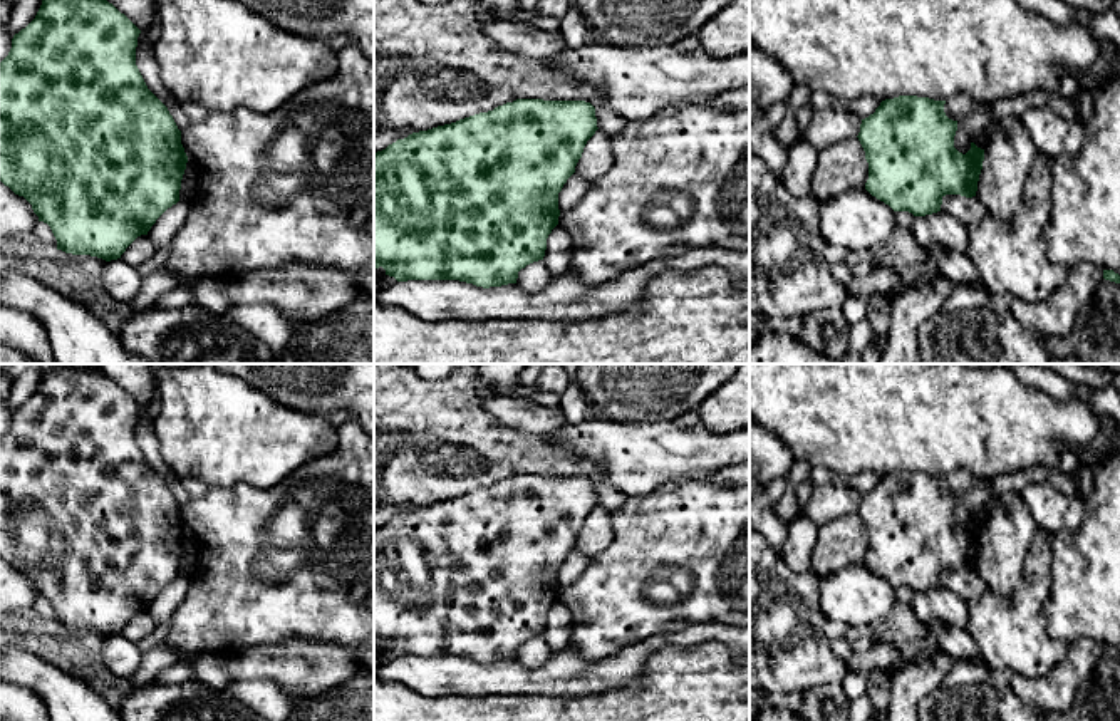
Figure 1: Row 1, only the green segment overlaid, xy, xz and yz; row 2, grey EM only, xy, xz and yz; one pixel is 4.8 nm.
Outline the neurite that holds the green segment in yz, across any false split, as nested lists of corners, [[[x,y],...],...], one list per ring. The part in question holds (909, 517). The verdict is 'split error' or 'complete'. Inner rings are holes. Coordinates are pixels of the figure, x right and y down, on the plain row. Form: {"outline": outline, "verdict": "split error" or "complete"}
{"outline": [[[899,471],[882,476],[874,490],[862,495],[857,513],[869,538],[865,565],[889,580],[894,587],[909,587],[914,592],[926,592],[941,587],[942,573],[946,570],[976,572],[984,525],[971,518],[971,525],[962,530],[954,523],[957,496],[946,491],[944,480],[946,476],[934,476],[929,473]]], "verdict": "complete"}

